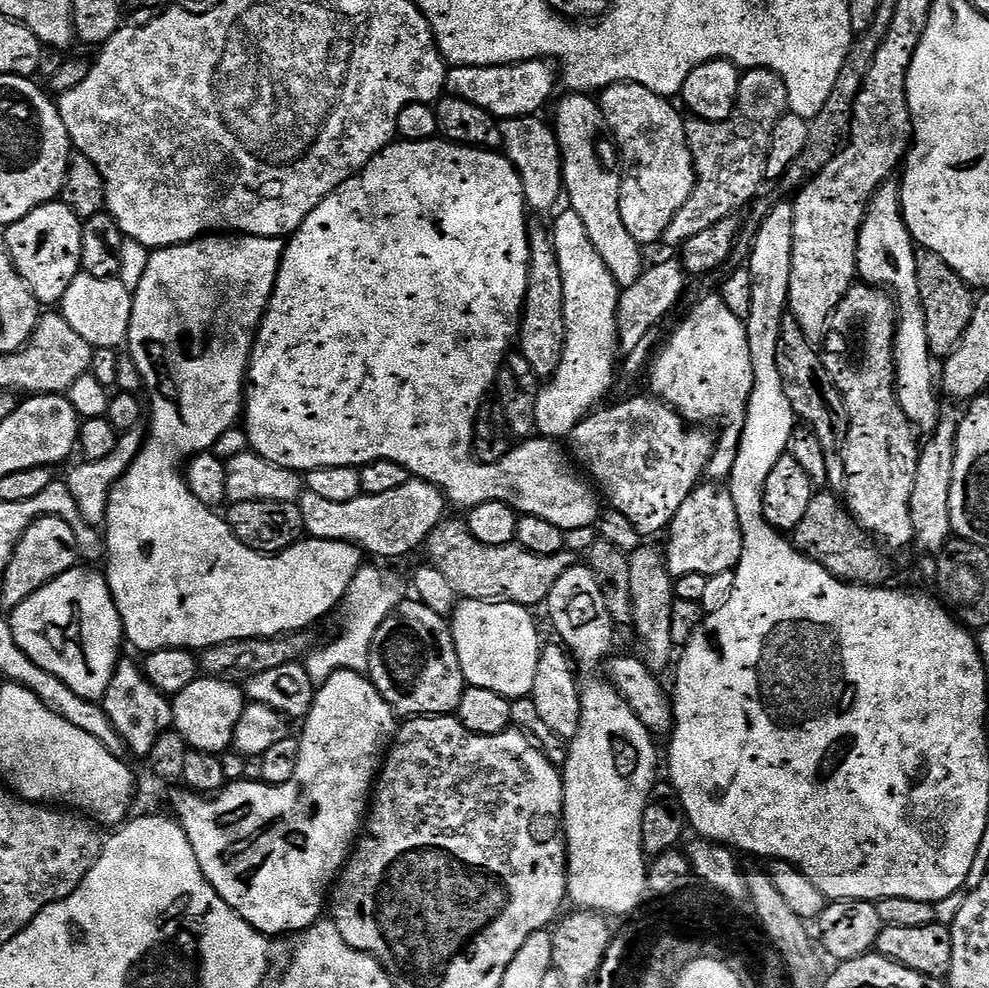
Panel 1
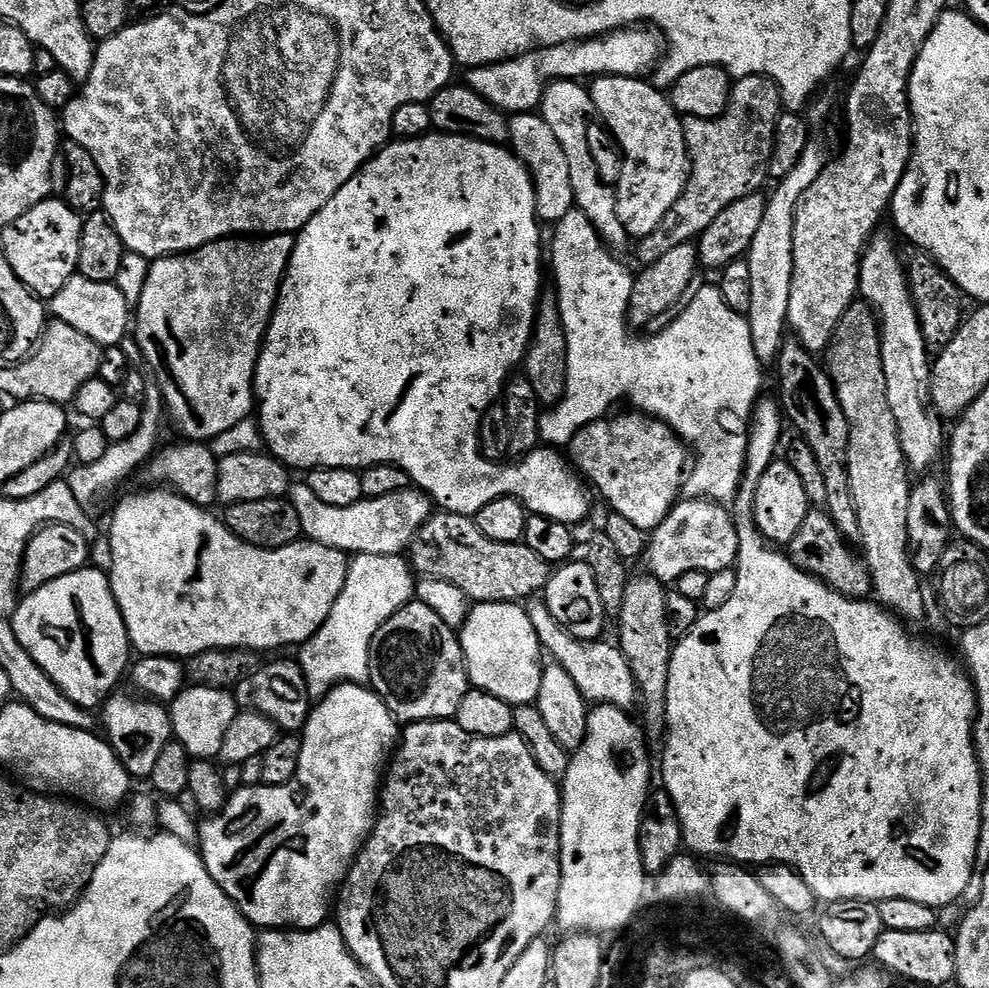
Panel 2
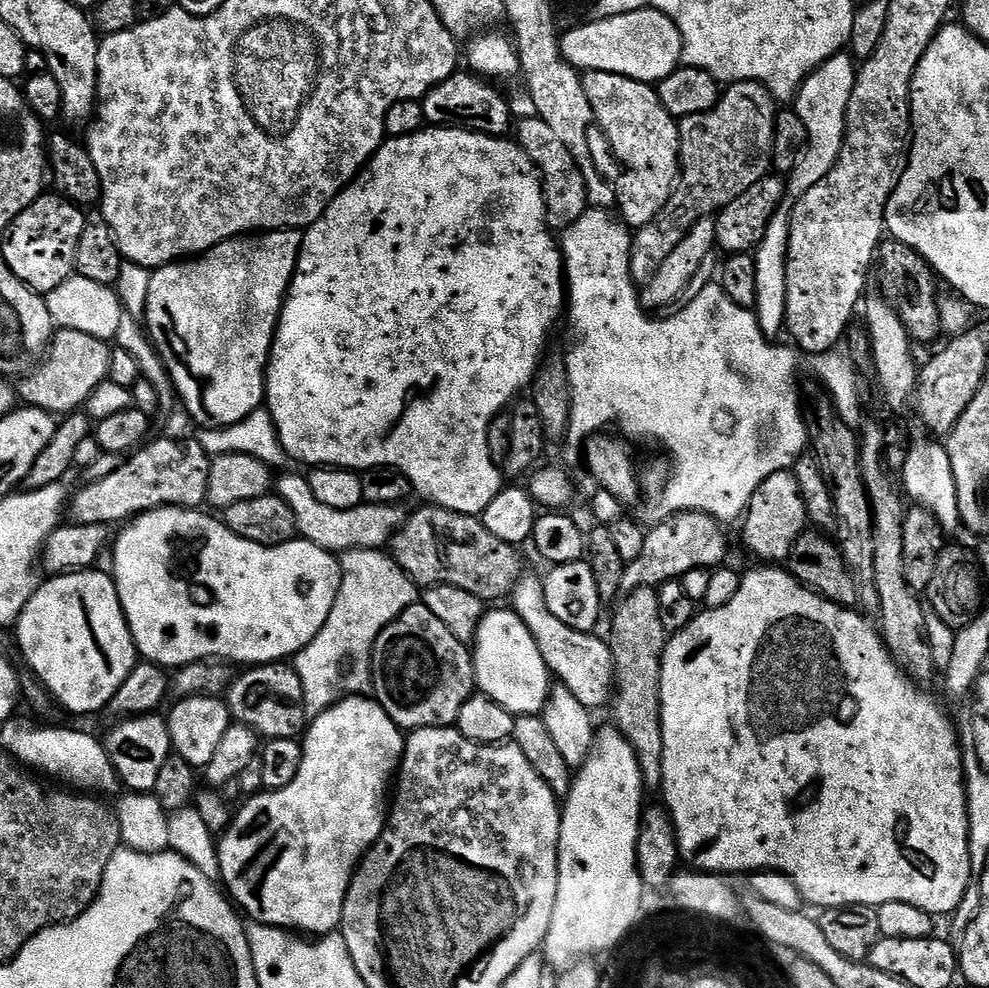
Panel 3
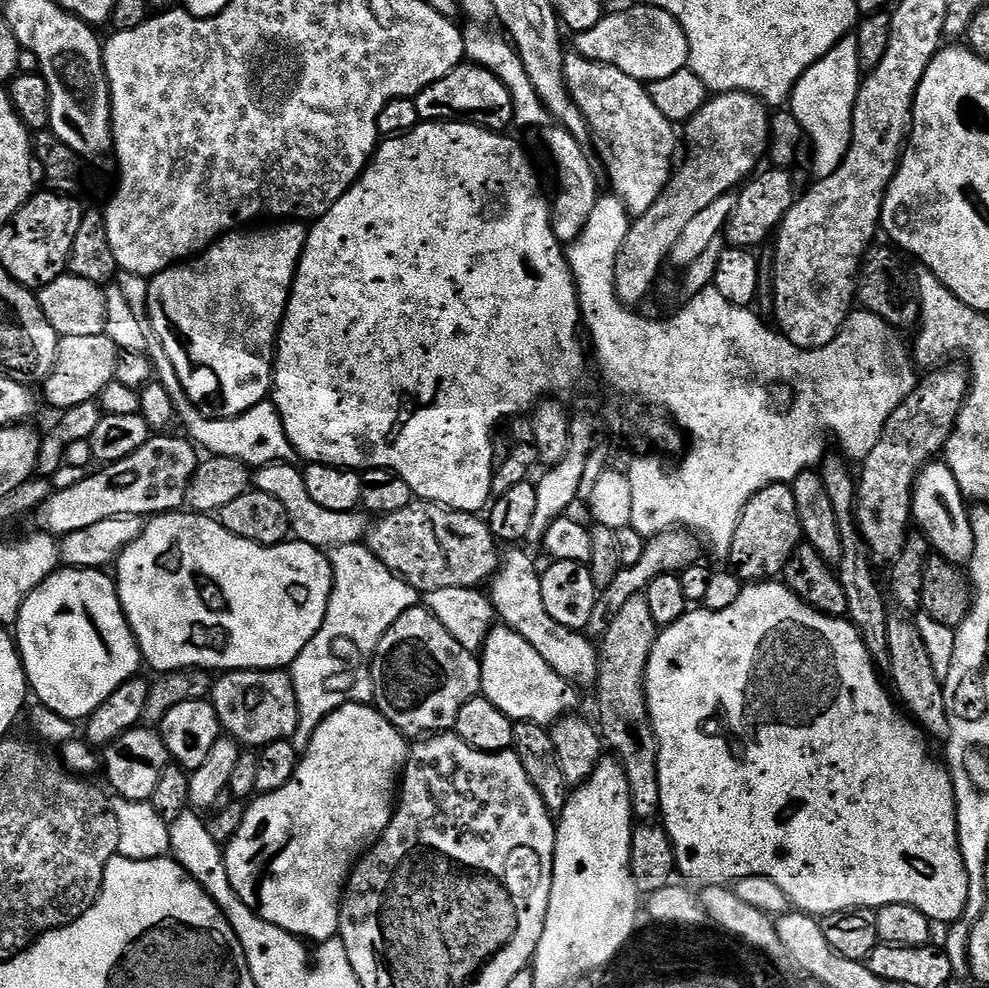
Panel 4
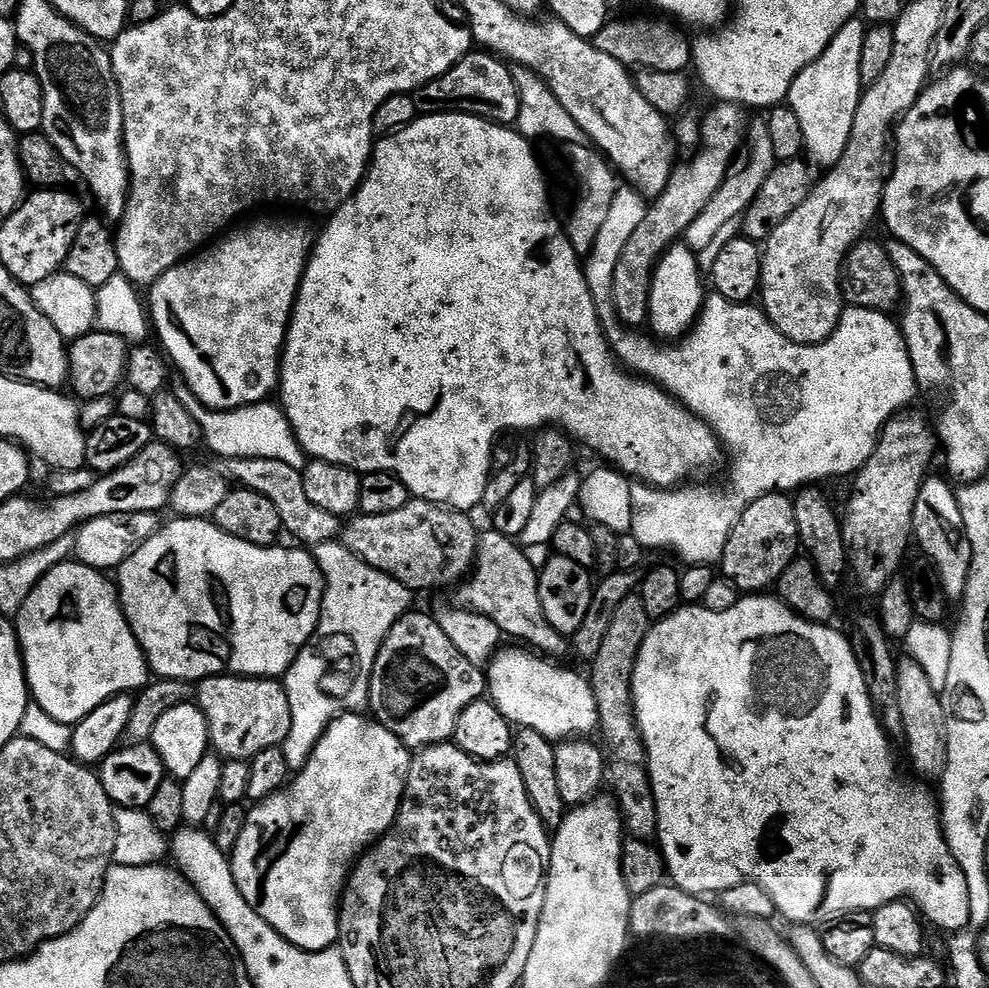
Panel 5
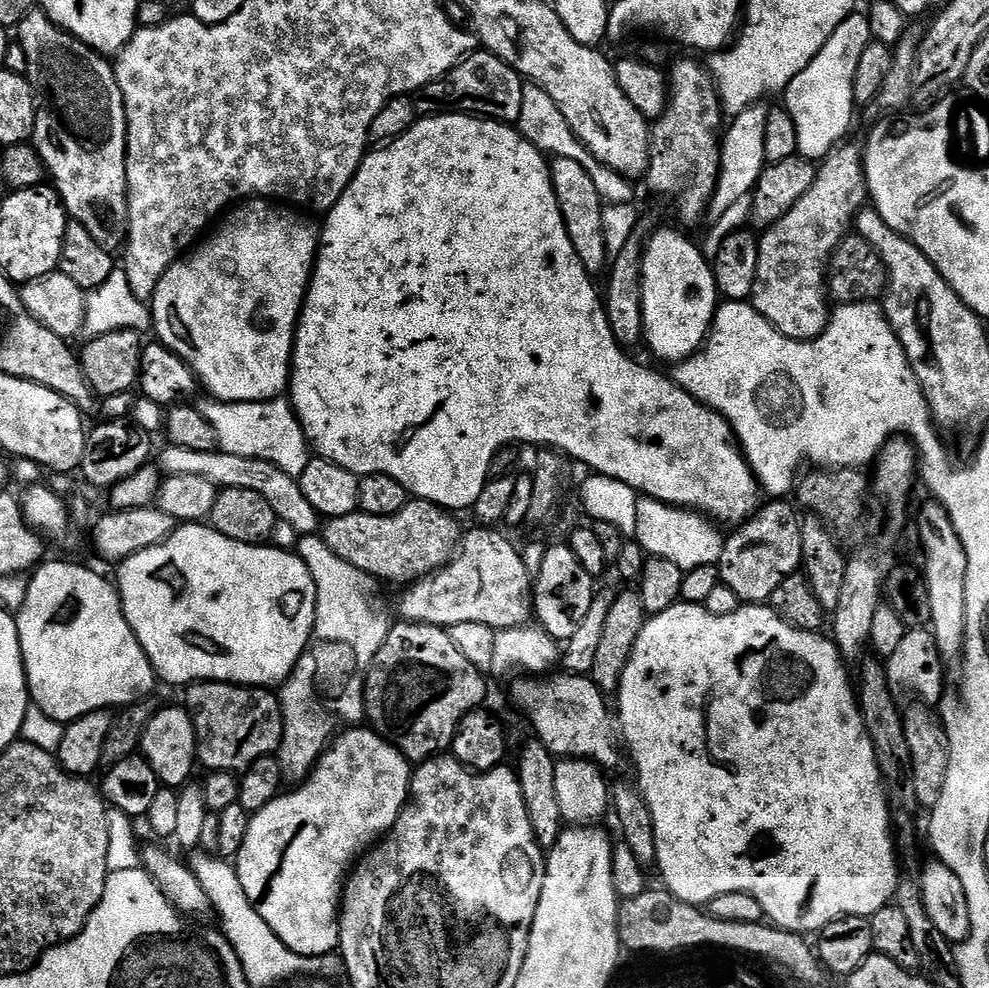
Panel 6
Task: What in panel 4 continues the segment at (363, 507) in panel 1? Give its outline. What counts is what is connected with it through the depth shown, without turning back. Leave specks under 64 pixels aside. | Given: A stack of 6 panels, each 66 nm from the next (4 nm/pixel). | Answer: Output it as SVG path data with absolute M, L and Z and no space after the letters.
M295 463L267 464L255 469L254 488L257 492L270 494L270 498L278 498L288 515L288 527L295 539L301 540L321 550L331 550L338 546L350 546L361 543L370 527L370 520L363 511L343 512L342 510L325 510L310 498L310 490L306 490L303 471Z

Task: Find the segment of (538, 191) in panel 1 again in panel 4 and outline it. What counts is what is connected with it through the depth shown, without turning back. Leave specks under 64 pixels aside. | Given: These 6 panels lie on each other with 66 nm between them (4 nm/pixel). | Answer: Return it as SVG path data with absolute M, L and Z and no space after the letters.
M548 126L543 129L544 148L556 167L556 176L560 179L560 189L556 192L556 201L550 204L552 213L552 229L560 239L561 244L567 246L575 242L582 234L590 214L594 214L596 203L602 199L600 184L596 181L596 172L592 169L592 160L587 156L585 145L579 144L564 128Z

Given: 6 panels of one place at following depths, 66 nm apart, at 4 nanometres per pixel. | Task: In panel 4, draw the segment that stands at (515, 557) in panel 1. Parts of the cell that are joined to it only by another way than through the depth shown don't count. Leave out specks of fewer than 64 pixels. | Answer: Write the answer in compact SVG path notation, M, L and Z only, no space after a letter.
M413 499L410 506L398 510L389 516L379 517L366 533L366 543L374 555L396 576L402 579L418 593L443 590L446 587L464 587L479 589L487 585L495 576L502 559L498 541L488 529L487 523L479 515L470 512L459 512L453 508L445 508L429 500Z

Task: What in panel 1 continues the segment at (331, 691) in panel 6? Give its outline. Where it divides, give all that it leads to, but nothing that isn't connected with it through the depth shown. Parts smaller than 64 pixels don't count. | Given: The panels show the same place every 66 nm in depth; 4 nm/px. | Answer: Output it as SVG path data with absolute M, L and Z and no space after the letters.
M361 567L360 573L350 582L347 594L342 601L344 608L344 629L329 644L313 647L306 657L306 667L313 684L319 686L330 678L330 674L350 670L367 673L370 662L370 646L378 626L395 612L396 607L406 598L404 580L392 572L383 572L380 568Z

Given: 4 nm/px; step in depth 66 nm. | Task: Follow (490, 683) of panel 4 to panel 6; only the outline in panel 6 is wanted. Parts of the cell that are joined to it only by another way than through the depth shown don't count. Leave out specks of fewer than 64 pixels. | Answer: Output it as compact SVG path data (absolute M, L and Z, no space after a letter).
M559 674L553 680L544 680L539 684L536 678L520 678L512 688L512 696L516 704L532 716L532 728L535 739L541 740L557 758L571 758L573 760L590 760L593 764L599 764L605 770L611 770L620 760L620 748L616 745L616 736L612 733L612 716L604 705L605 697L602 695L596 683L587 675L573 676L571 674Z

